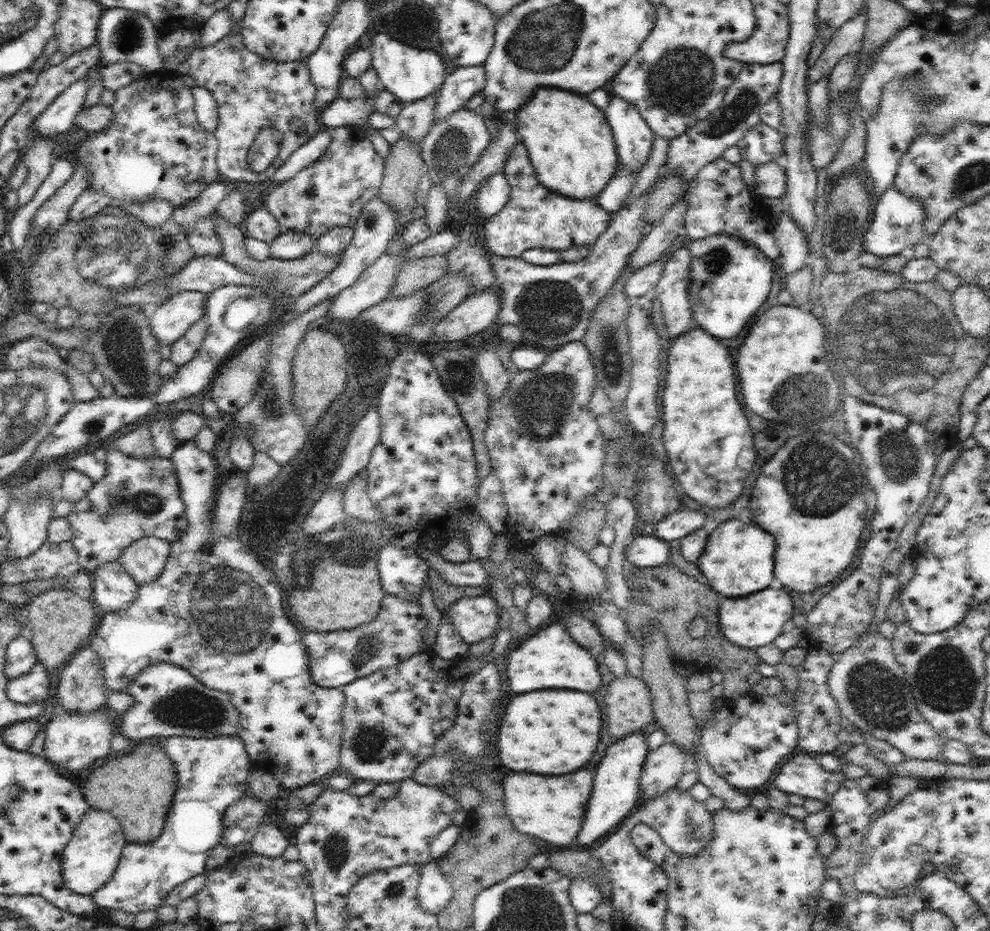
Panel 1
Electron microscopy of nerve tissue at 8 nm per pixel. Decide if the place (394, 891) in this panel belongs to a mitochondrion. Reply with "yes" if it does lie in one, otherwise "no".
yes

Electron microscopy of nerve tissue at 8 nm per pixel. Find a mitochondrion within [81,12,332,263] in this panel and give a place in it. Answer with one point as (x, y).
(129, 36)

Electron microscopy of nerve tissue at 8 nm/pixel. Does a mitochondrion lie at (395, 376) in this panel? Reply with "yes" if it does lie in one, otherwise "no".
no

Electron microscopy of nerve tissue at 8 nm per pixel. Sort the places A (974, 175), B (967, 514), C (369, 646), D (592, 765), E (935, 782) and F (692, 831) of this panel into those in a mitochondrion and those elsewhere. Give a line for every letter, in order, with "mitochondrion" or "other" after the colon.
A: mitochondrion
B: other
C: mitochondrion
D: other
E: other
F: mitochondrion

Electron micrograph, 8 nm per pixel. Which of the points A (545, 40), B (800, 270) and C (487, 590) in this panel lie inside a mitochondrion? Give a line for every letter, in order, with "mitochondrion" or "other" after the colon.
A: mitochondrion
B: other
C: other

